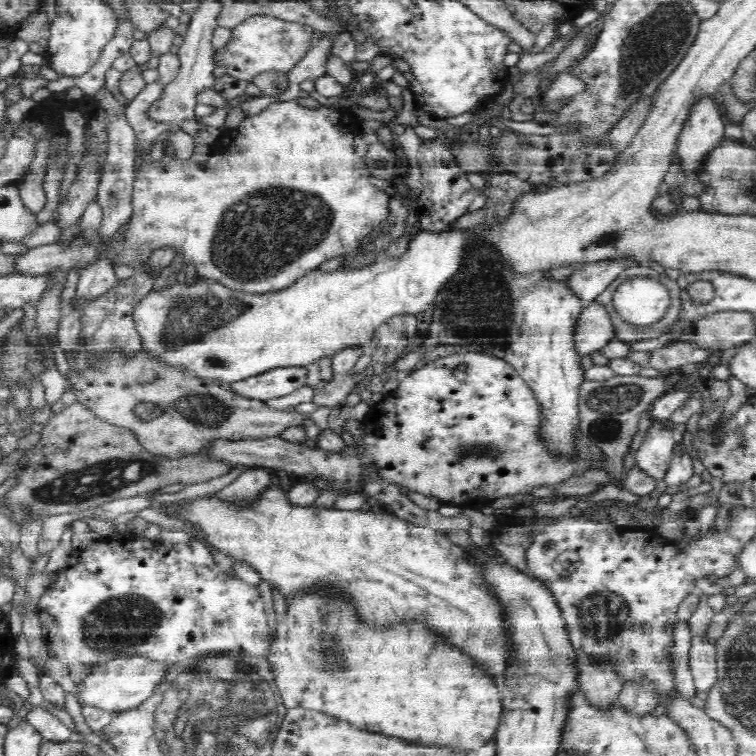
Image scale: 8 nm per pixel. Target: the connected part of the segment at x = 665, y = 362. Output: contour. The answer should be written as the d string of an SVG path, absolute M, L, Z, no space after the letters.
M672 342L646 351L648 354L647 366L656 368L661 372L670 368L679 368L695 362L704 362L710 356L710 350L683 342Z

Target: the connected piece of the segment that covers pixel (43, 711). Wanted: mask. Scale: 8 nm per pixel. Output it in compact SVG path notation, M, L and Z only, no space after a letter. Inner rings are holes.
M27 706L28 713L23 718L26 724L34 727L43 739L63 741L73 738L66 723L46 706Z

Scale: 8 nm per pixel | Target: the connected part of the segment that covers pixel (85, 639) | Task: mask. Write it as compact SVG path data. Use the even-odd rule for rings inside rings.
M107 536L110 542L94 542L86 548L76 548L72 550L66 560L66 565L57 572L56 580L47 588L44 596L40 598L38 604L38 612L46 612L54 616L54 622L58 626L57 631L48 632L48 644L56 655L62 656L64 660L68 660L74 652L78 654L78 662L108 662L115 658L134 657L143 658L150 662L162 662L166 665L178 661L193 659L196 654L214 653L216 650L220 653L237 651L246 653L253 657L263 657L269 653L270 648L275 640L275 629L270 626L270 618L266 616L266 598L262 588L246 582L244 578L234 576L232 572L228 572L228 568L224 568L222 564L216 562L212 549L203 544L199 539L192 542L176 542L176 544L166 544L160 540L152 540L152 538L140 538L140 540L122 540L122 538L114 538Z

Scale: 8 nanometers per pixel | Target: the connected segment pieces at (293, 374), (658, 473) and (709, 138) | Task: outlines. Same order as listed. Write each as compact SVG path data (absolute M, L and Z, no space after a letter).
M274 368L240 382L232 382L232 394L249 398L250 400L266 401L269 398L278 398L298 390L305 385L307 368Z
M660 421L653 422L636 452L635 466L642 469L658 486L665 482L678 434L663 427Z
M713 94L698 95L690 104L676 146L689 176L693 176L705 152L722 138L723 124L723 108L718 108Z

